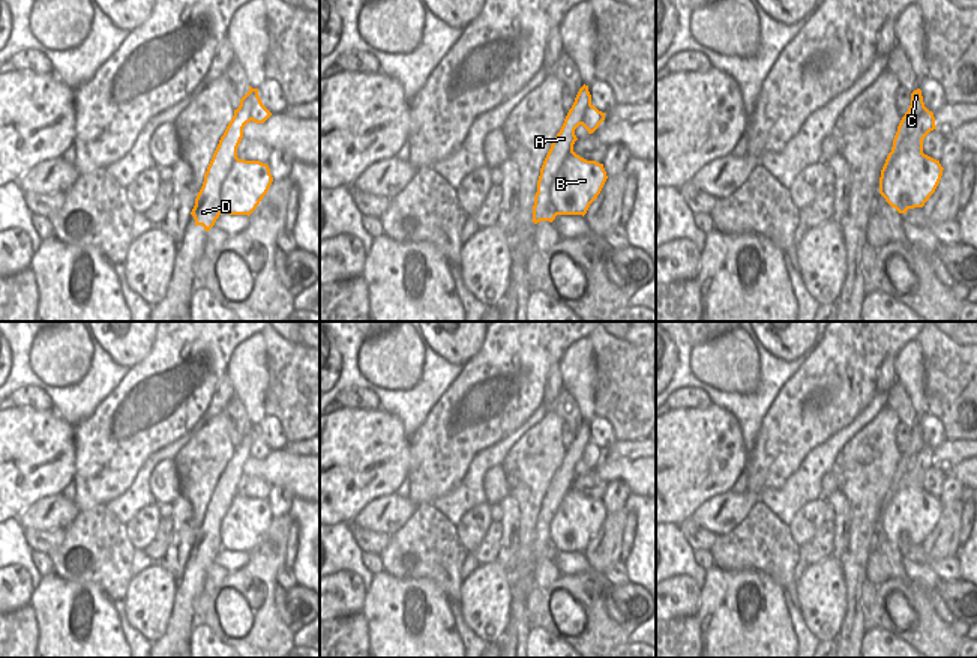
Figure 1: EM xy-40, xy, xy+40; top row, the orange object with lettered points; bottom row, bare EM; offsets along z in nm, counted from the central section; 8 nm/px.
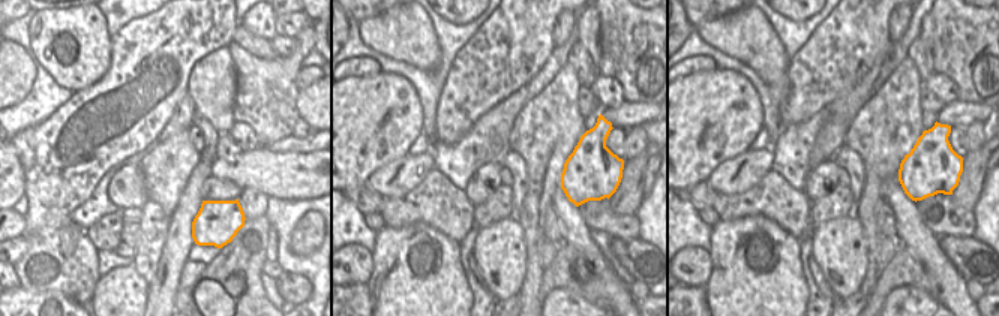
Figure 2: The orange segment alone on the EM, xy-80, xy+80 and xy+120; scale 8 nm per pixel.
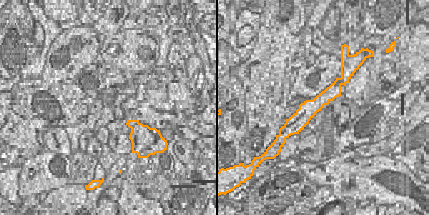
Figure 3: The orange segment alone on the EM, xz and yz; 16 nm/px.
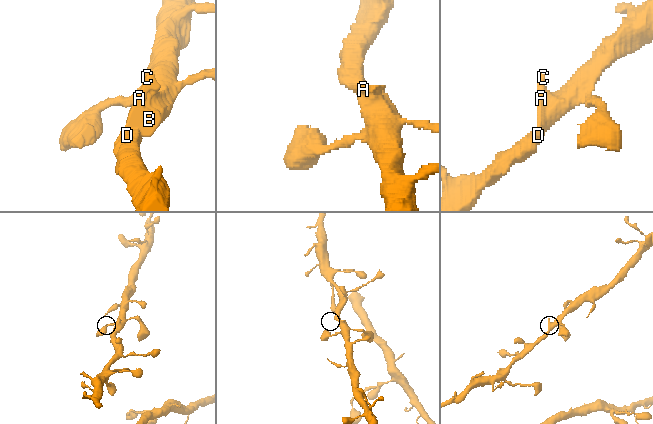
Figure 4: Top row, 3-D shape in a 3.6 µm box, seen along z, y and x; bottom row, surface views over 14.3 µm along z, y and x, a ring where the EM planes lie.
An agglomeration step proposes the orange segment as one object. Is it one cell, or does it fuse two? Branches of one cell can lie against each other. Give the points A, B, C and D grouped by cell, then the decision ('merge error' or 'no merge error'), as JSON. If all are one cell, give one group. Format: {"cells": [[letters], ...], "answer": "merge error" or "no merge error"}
{"cells": [["A", "B", "C", "D"]], "answer": "no merge error"}

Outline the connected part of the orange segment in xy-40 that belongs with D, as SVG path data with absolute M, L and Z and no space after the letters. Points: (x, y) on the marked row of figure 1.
M258 89L240 99L204 174L191 215L195 225L209 231L221 213L251 215L267 194L273 177L267 164L237 158L243 128L251 120L264 123L272 113L263 105Z

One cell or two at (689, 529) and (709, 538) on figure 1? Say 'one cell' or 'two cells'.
one cell

